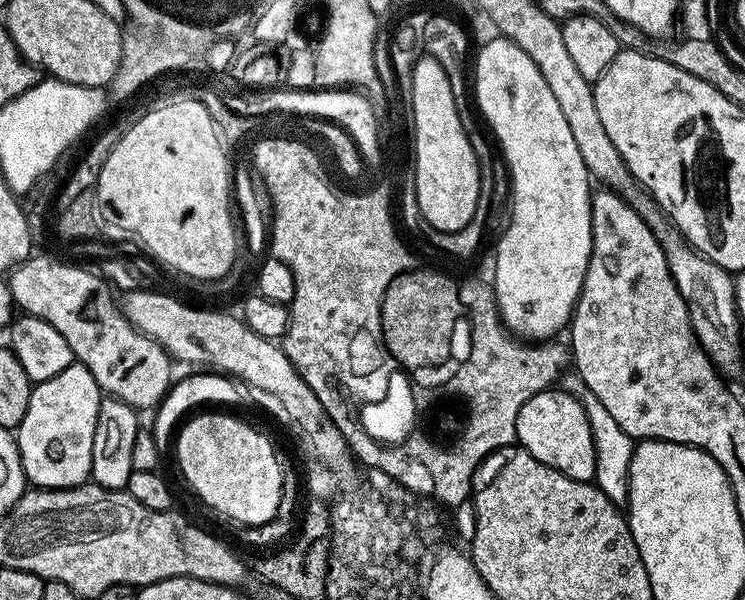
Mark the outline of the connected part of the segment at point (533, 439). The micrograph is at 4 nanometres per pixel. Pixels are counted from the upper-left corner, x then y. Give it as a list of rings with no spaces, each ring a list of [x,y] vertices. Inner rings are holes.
[[[545,390],[534,394],[518,410],[516,439],[519,447],[538,462],[575,480],[596,479],[596,443],[582,402],[563,390]]]

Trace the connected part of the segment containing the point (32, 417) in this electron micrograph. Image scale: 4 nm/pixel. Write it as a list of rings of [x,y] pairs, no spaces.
[[[73,362],[62,370],[62,374],[54,374],[54,378],[41,380],[33,387],[30,406],[26,406],[26,418],[22,418],[20,427],[14,432],[24,478],[29,485],[37,488],[76,488],[91,477],[94,430],[101,399],[102,393],[98,382],[94,382],[94,374],[90,374],[90,370],[79,362]]]

